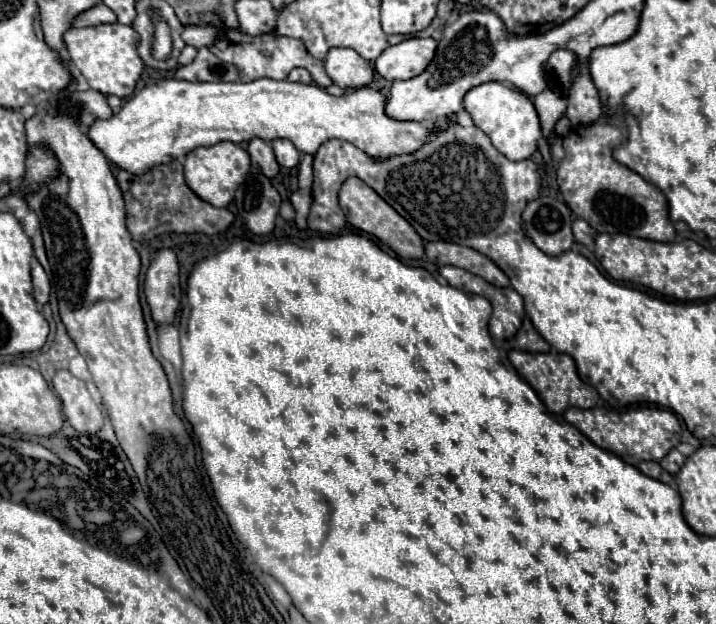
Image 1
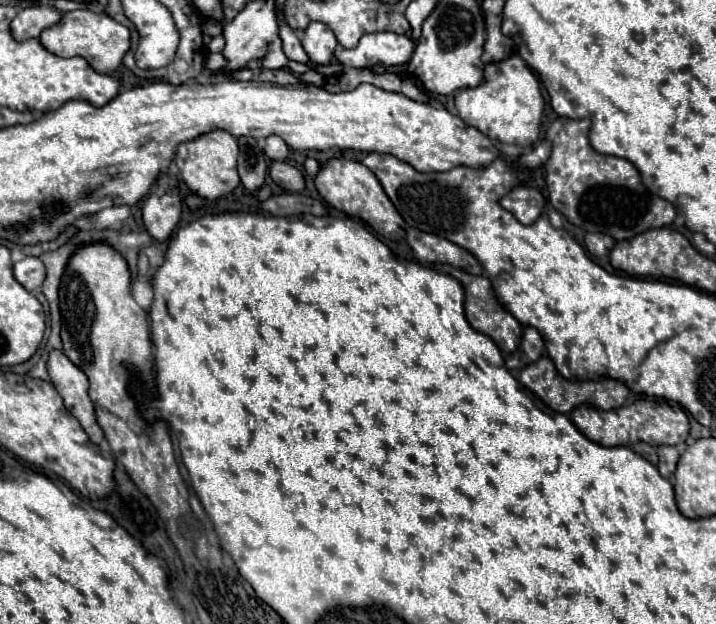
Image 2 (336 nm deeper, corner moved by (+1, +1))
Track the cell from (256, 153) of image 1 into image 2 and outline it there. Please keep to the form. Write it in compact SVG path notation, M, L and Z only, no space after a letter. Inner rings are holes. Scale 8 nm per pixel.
M284 161L272 163L270 177L272 177L272 181L276 185L280 185L288 193L298 193L298 191L304 191L304 187L306 187L302 171L298 171L296 167L292 167L292 165L284 163Z

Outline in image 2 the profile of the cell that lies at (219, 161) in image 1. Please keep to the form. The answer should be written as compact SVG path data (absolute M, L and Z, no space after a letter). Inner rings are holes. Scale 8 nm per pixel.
M214 129L210 133L204 133L192 141L180 143L176 149L176 167L180 169L182 181L188 185L188 189L196 195L200 195L202 199L218 199L222 195L232 193L238 183L238 169L236 169L236 161L238 161L238 145L236 139L222 129Z

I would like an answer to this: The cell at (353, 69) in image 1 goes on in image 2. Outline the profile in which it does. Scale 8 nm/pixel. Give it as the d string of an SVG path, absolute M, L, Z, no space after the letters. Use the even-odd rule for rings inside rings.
M312 21L302 31L302 47L312 63L318 63L318 65L330 63L336 45L338 45L338 41L336 41L334 33L324 23Z

